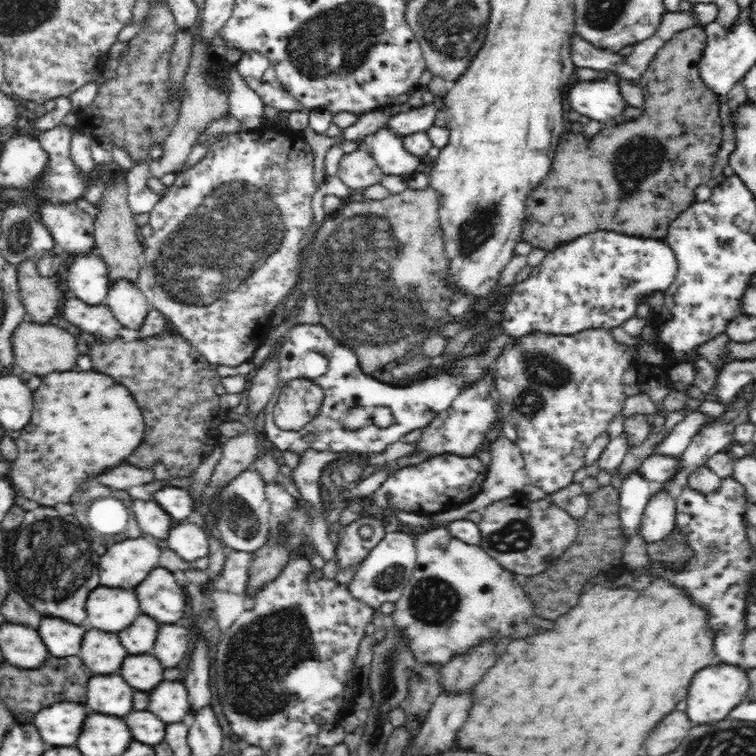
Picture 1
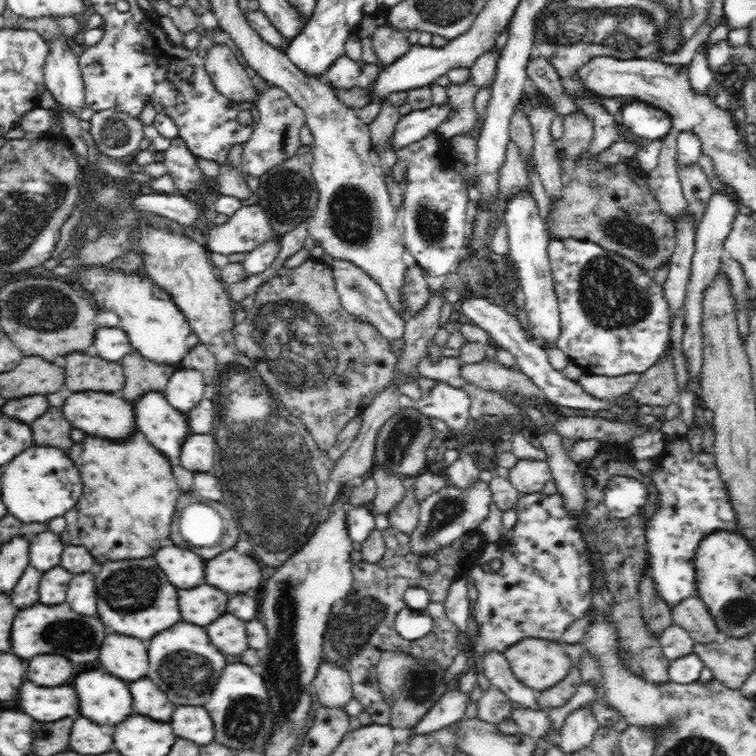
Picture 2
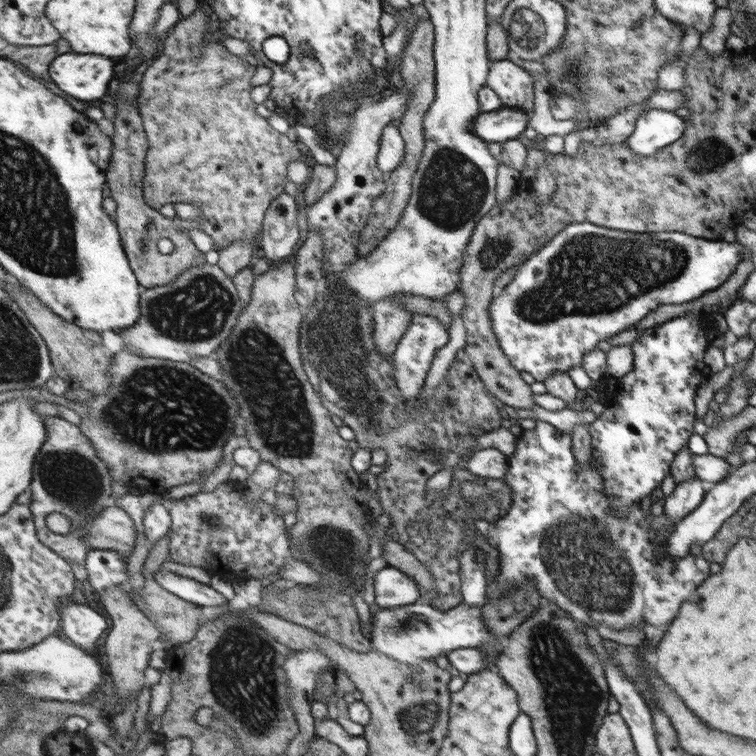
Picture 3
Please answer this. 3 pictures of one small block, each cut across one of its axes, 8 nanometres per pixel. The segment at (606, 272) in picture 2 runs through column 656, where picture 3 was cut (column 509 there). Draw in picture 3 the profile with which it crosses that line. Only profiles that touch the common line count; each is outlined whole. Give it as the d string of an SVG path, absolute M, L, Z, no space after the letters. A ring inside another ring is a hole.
M591 222L569 224L560 230L560 232L557 232L537 253L532 253L528 257L528 260L525 260L519 266L520 269L518 270L518 274L514 276L514 280L503 288L503 292L500 292L500 295L494 295L489 305L491 319L493 320L494 335L498 340L498 345L502 347L504 355L508 357L510 363L517 370L529 372L534 376L536 381L544 382L546 377L552 373L568 372L574 367L581 366L585 354L598 348L600 340L608 340L610 337L618 334L618 332L628 330L628 327L648 316L652 310L656 310L661 304L682 304L682 302L698 298L704 292L716 290L720 284L724 284L724 280L728 280L728 276L732 276L736 272L736 266L740 262L742 245L738 241L730 243L723 240L696 238L694 235L680 231L638 234L624 232L623 230L612 230Z

